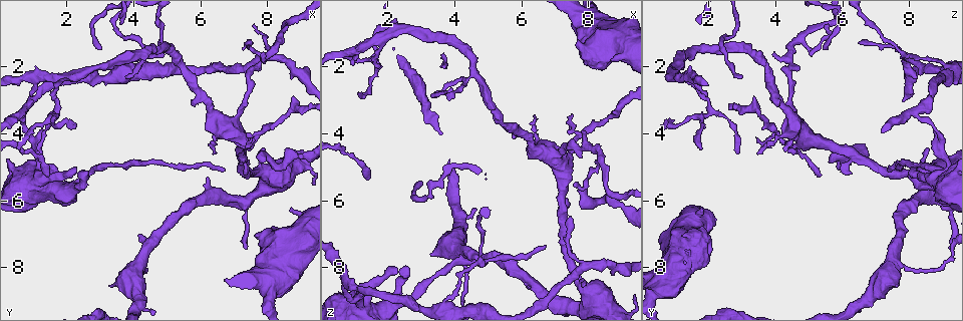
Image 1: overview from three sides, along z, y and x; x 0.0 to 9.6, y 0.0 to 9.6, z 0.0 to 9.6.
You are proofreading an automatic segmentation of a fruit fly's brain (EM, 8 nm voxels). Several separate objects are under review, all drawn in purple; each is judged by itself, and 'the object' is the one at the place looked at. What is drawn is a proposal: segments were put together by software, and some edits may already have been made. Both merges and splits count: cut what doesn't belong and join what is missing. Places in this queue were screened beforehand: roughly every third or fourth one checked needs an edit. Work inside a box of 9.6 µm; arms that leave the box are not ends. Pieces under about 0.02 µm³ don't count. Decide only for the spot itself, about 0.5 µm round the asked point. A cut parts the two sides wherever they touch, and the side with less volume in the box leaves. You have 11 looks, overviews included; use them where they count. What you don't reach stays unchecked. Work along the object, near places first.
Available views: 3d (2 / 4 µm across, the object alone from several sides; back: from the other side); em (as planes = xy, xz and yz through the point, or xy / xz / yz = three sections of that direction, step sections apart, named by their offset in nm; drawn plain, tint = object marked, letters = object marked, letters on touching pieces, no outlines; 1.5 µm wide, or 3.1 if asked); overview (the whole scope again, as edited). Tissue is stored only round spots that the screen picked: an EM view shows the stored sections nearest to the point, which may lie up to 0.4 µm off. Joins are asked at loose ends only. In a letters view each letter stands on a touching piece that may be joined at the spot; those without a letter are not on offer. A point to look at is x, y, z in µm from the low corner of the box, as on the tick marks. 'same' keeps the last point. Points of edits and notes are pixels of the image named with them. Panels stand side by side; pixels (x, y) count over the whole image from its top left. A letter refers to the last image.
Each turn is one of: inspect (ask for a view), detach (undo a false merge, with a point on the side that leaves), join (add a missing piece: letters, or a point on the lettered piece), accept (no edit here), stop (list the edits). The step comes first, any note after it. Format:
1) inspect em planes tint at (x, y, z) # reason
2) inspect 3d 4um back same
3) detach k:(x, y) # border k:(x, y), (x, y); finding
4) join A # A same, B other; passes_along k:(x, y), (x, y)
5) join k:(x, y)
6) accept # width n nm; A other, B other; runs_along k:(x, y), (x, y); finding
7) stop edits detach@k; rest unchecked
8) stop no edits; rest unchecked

inspect em xy step 8 tint at (8.95, 4.70, 6.15) # narrows sharply

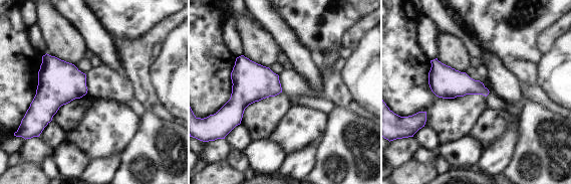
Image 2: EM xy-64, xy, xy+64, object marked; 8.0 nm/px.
inspect em planes letters same

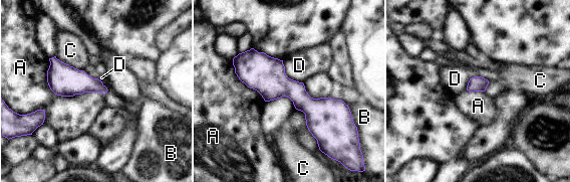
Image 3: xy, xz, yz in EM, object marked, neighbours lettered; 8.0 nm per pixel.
accept # width 130 nm; A other, B other, C other, D other; border 3:(48, 58), (55, 94), (103, 95); all the same neuron

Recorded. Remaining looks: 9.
inspect 3d 2um at (7.45, 4.35, 4.60) # thick turns thin

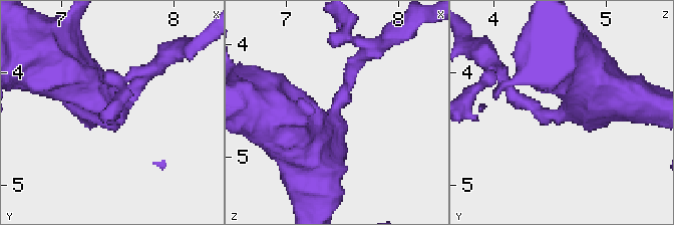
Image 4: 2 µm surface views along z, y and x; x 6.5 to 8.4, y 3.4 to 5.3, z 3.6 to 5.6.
inspect em xz step 4 letters at (7.48, 4.40, 4.64) # now the EM

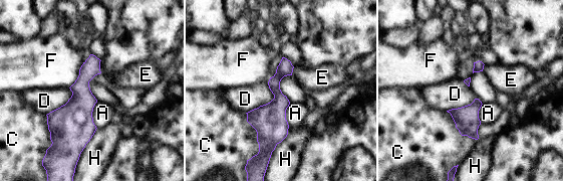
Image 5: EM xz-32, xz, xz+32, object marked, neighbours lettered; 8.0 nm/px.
inspect em planes letters same # cut it another way

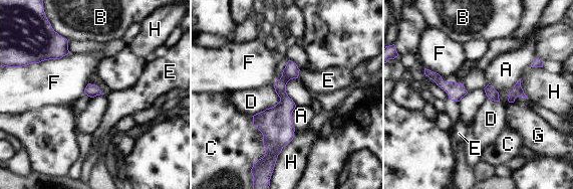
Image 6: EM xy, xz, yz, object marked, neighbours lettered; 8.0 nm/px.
accept # longest_contact C 360 nm; A other, B other, C other, D other, E other, F other, G other, H other; continuous, no second neuron

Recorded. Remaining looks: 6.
inspect em xz step 4 tint at (4.65, 1.45, 2.25) # sharp bend

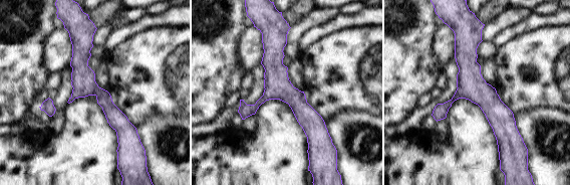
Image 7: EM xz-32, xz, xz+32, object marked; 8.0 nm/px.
inspect em planes letters same

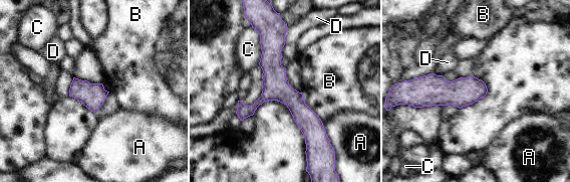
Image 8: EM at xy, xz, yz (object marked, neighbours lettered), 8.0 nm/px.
accept # A other, B other, C other, D other; border 8:(301, 93), (304, 103), (323, 123); continuous, no second neuron

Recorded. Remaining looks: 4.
inspect 3d 4um at (0.65, 3.35, 8.25) # three-way junction

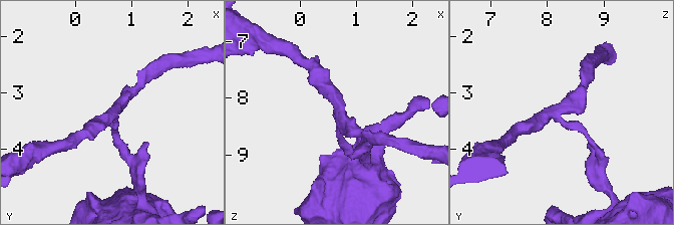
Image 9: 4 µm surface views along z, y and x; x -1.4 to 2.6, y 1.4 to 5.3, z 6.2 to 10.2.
inspect em xy step 4 tint at (0.60, 3.40, 8.25) # arms 3

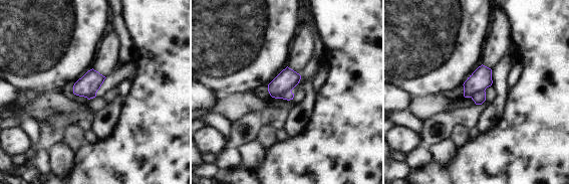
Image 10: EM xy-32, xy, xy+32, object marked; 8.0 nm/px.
inspect em xy step 4 letters same # see the neighbours

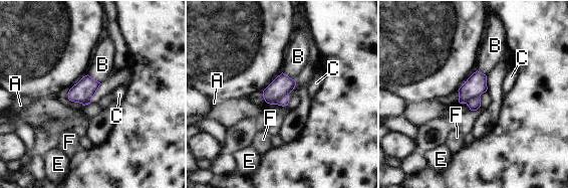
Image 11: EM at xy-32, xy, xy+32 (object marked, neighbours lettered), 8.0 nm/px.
detach 11:(476, 84) # A other, B other, C other, E other, F other; border 11:(479, 97), (473, 98), (467, 104); two neurons meet here

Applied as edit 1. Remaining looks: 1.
stop edits detach@11; rest unchecked

